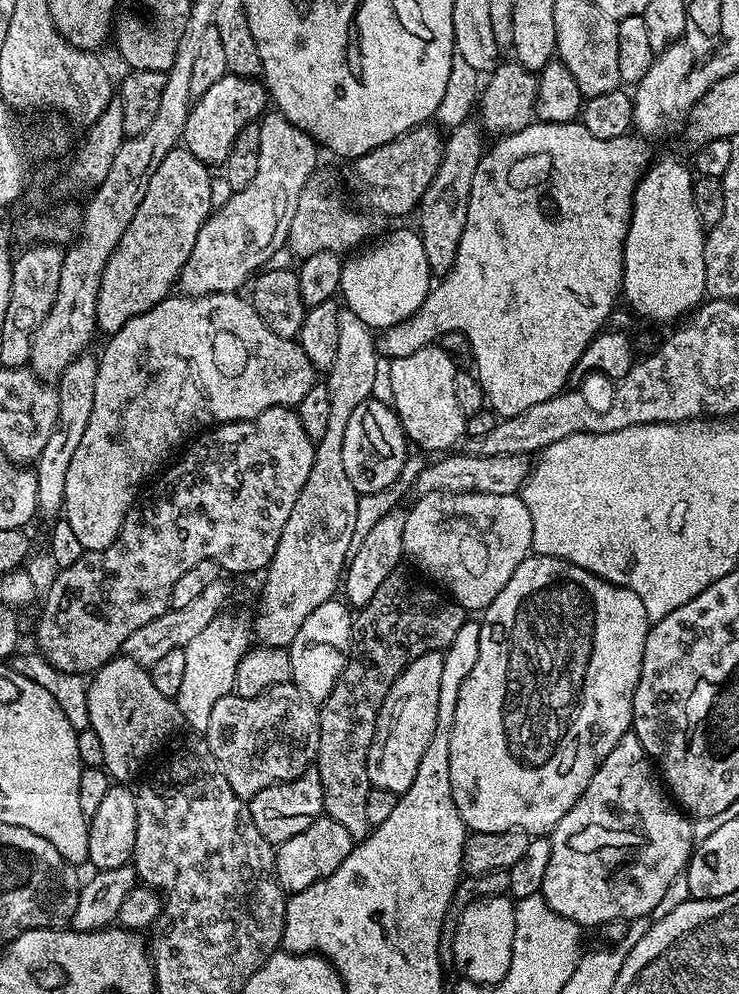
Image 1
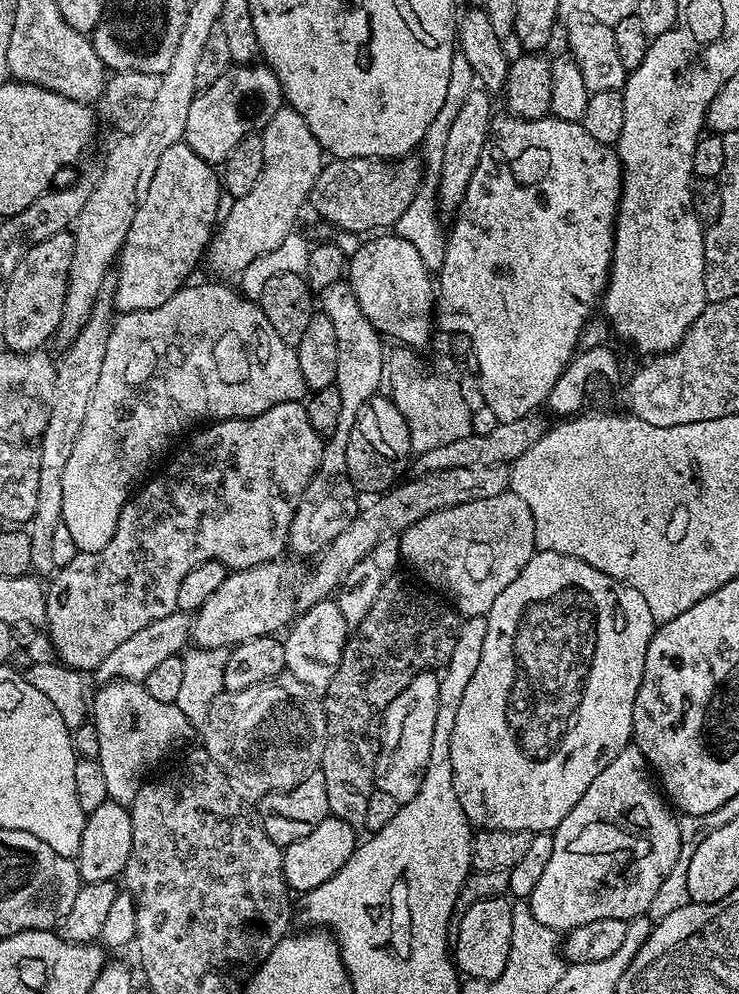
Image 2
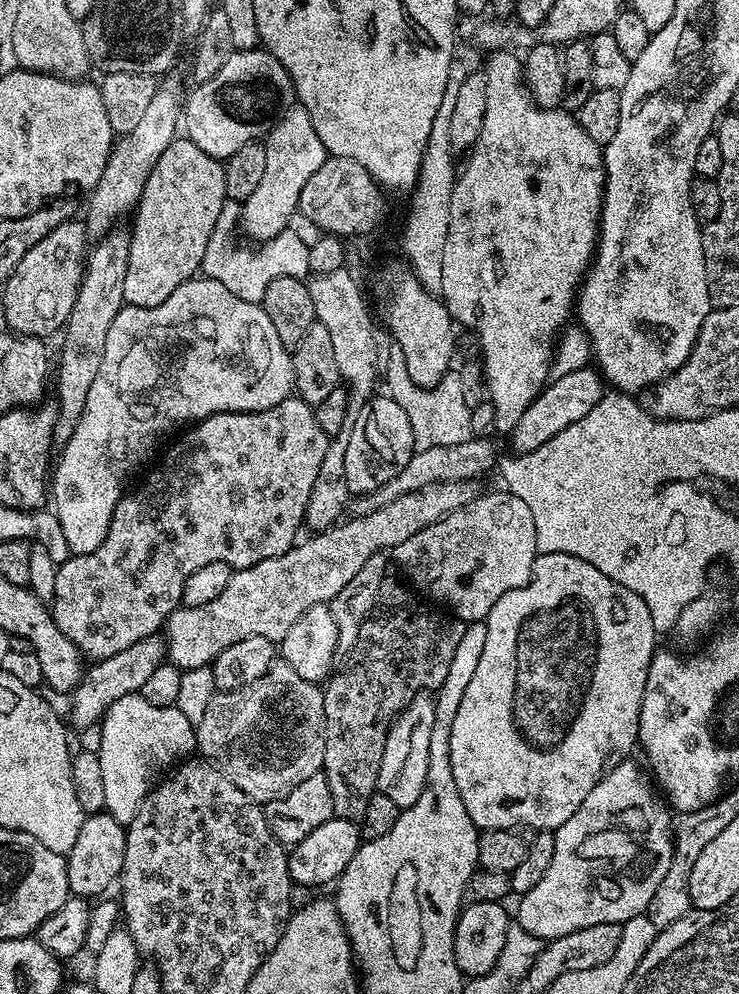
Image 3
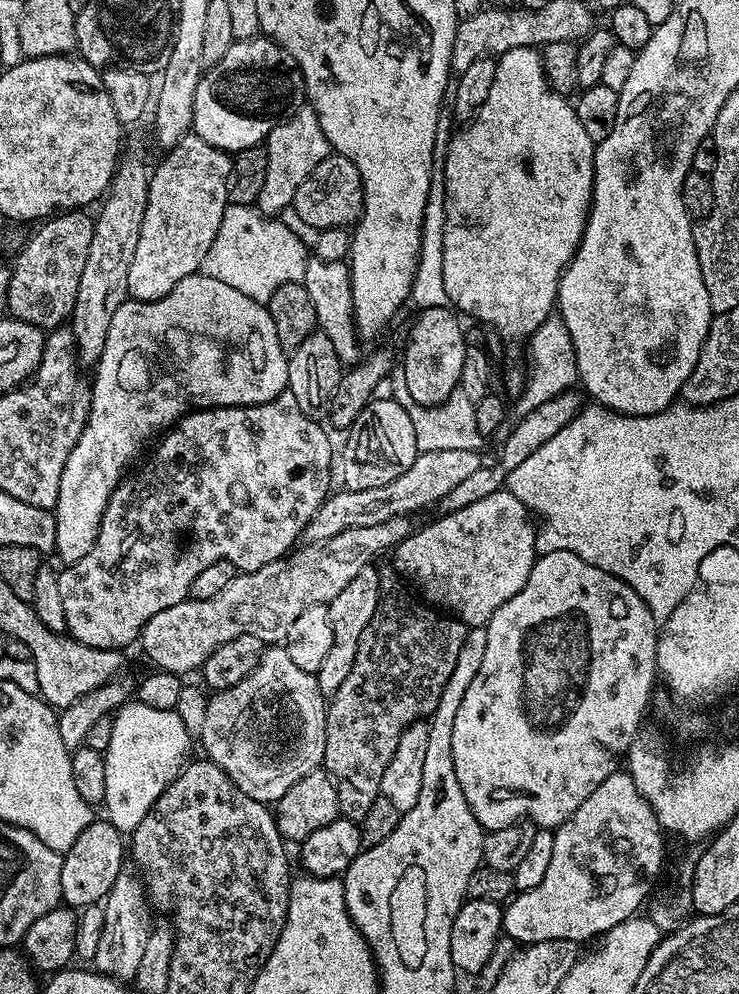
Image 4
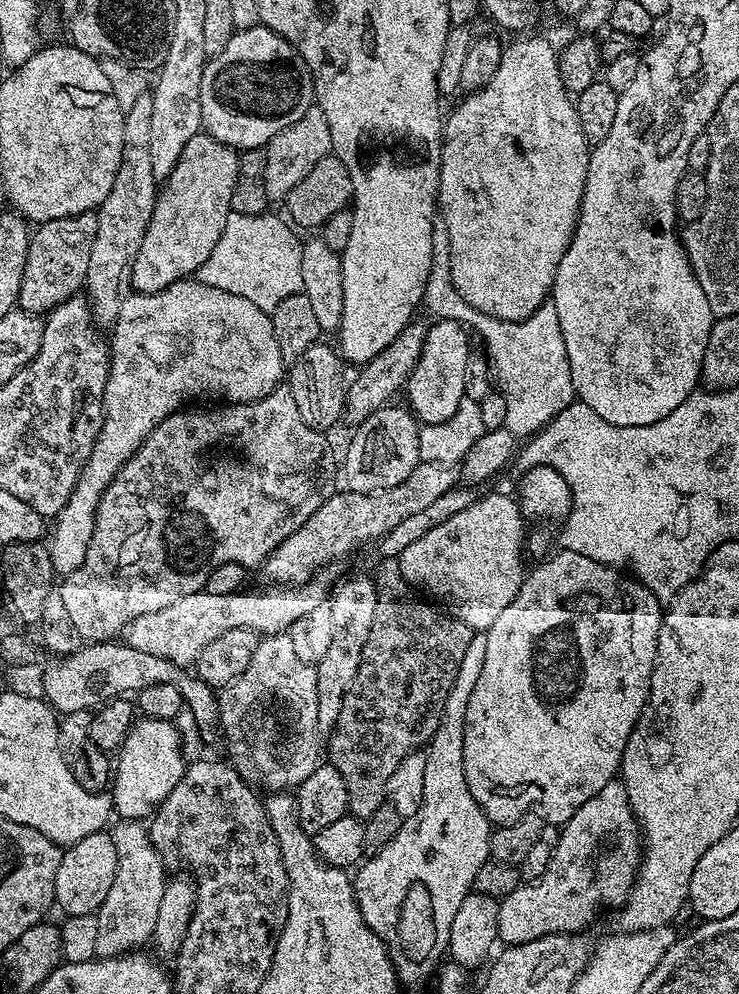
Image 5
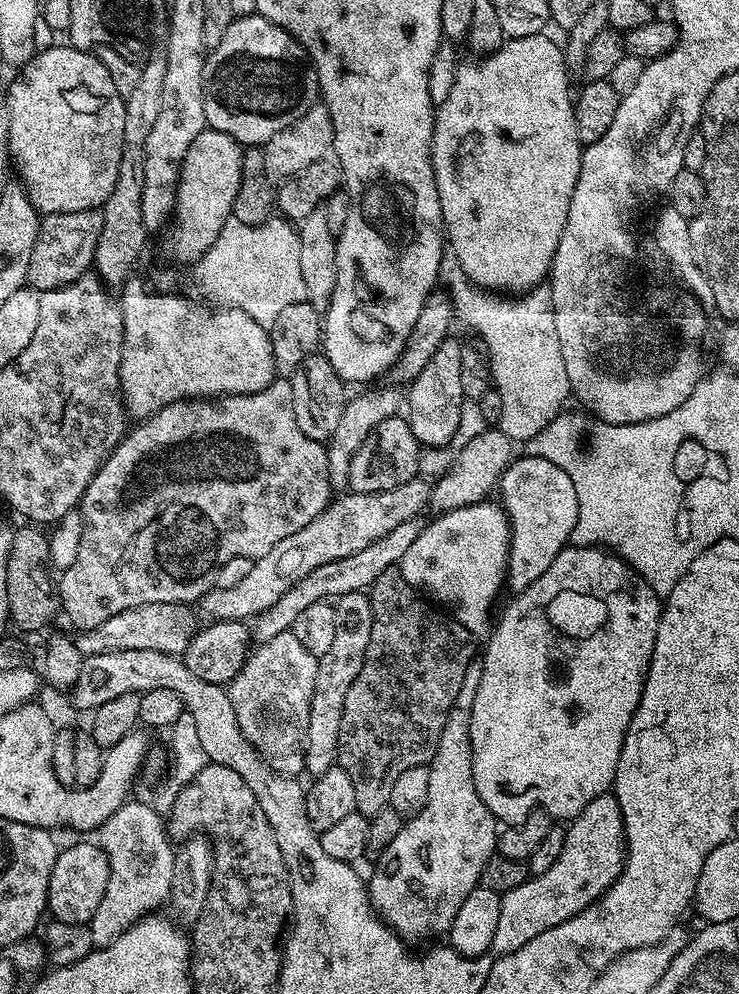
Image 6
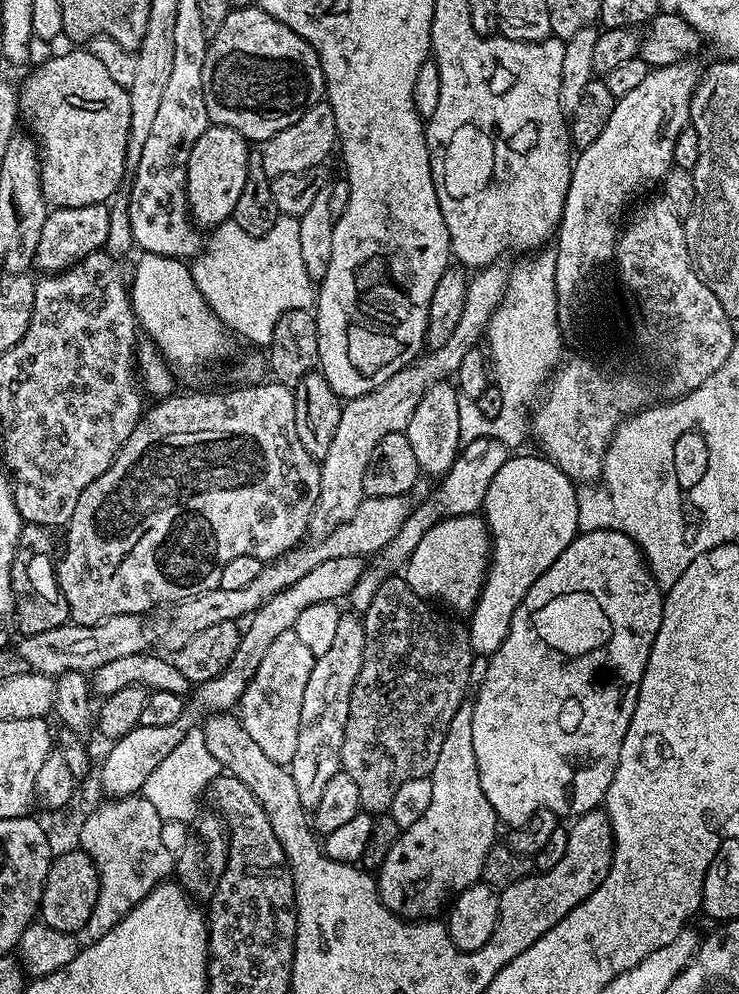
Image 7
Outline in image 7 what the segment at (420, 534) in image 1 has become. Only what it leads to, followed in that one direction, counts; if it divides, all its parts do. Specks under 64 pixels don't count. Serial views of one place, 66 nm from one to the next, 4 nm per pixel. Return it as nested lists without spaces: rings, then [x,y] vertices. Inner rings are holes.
[[[483,515],[450,517],[439,520],[432,529],[426,530],[402,575],[408,581],[410,590],[414,590],[414,594],[418,594],[423,600],[435,602],[437,605],[445,604],[440,606],[445,609],[453,608],[448,609],[453,613],[468,614],[480,597],[491,555],[492,538],[488,521]]]

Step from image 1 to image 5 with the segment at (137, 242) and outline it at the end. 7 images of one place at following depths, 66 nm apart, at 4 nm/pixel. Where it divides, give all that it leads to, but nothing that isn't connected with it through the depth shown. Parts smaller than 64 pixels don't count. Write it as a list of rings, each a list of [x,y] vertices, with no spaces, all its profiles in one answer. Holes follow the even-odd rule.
[[[201,130],[197,136],[186,142],[186,150],[178,158],[172,173],[162,182],[156,194],[154,214],[150,214],[150,226],[146,226],[146,238],[138,249],[138,258],[134,258],[132,287],[136,292],[161,292],[174,282],[187,280],[196,274],[222,235],[226,218],[232,211],[230,194],[234,194],[234,182],[238,178],[237,149],[218,142],[218,138],[209,136]]]

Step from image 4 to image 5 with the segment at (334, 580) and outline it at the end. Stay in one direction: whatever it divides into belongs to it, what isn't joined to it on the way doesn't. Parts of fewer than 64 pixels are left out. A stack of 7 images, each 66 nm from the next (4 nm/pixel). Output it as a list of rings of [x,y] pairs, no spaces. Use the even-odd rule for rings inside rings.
[[[312,578],[299,586],[289,588],[268,586],[265,592],[195,592],[162,610],[154,610],[150,614],[134,618],[134,622],[130,622],[126,629],[126,642],[134,646],[134,650],[154,654],[154,658],[166,658],[166,662],[192,666],[195,665],[198,654],[202,654],[202,649],[209,642],[214,642],[218,634],[226,634],[226,630],[249,628],[261,637],[287,633],[292,624],[302,618],[302,614],[310,614],[314,606],[325,603],[330,588],[316,579]]]

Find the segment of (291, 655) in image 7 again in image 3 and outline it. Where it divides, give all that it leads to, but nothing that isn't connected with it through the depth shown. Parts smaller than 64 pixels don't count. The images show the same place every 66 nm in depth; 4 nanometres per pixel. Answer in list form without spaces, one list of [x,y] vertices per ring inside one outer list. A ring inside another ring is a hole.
[[[283,662],[273,664],[258,682],[238,690],[217,692],[206,715],[196,725],[196,746],[203,759],[216,765],[220,771],[257,802],[267,802],[285,796],[298,782],[306,782],[310,774],[321,771],[326,754],[326,722],[324,721],[324,693],[320,684],[311,684]]]

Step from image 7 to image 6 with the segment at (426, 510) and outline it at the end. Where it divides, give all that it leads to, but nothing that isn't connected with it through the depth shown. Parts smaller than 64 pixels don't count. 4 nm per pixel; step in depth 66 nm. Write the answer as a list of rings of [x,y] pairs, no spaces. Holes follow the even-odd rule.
[[[490,426],[473,440],[470,440],[464,447],[457,449],[452,463],[445,473],[441,474],[435,479],[431,490],[429,491],[429,509],[433,513],[440,514],[450,512],[454,509],[460,509],[462,506],[468,506],[472,504],[478,504],[485,501],[489,496],[488,493],[493,493],[493,490],[497,487],[500,481],[501,475],[511,464],[515,453],[514,441],[498,427]]]

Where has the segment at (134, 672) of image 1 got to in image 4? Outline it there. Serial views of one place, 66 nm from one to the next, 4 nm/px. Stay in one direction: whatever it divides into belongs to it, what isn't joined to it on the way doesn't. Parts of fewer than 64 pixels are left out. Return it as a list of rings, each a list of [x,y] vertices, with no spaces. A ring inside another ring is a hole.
[[[129,702],[120,705],[120,707],[116,709],[113,717],[110,746],[106,746],[106,750],[104,751],[104,761],[106,762],[106,794],[104,795],[102,808],[103,811],[108,811],[105,812],[106,819],[120,832],[131,834],[138,826],[138,822],[142,822],[142,818],[146,818],[146,814],[150,814],[150,806],[154,806],[154,802],[158,802],[158,798],[162,798],[166,786],[170,786],[170,782],[174,782],[174,778],[178,778],[180,771],[190,763],[188,751],[191,750],[192,744],[194,748],[193,733],[186,726],[186,722],[182,722],[182,718],[180,718],[178,713],[174,710],[153,710],[150,706],[146,706],[139,702]]]

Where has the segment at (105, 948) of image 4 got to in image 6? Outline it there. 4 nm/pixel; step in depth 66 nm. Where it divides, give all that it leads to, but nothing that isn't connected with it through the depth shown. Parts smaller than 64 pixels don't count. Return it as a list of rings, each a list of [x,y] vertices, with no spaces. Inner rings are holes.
[[[151,803],[123,804],[98,830],[100,849],[110,862],[110,882],[106,882],[106,895],[98,910],[94,910],[90,925],[96,948],[108,947],[145,916],[153,915],[159,909],[156,907],[169,899],[176,853],[167,835],[165,821]]]

